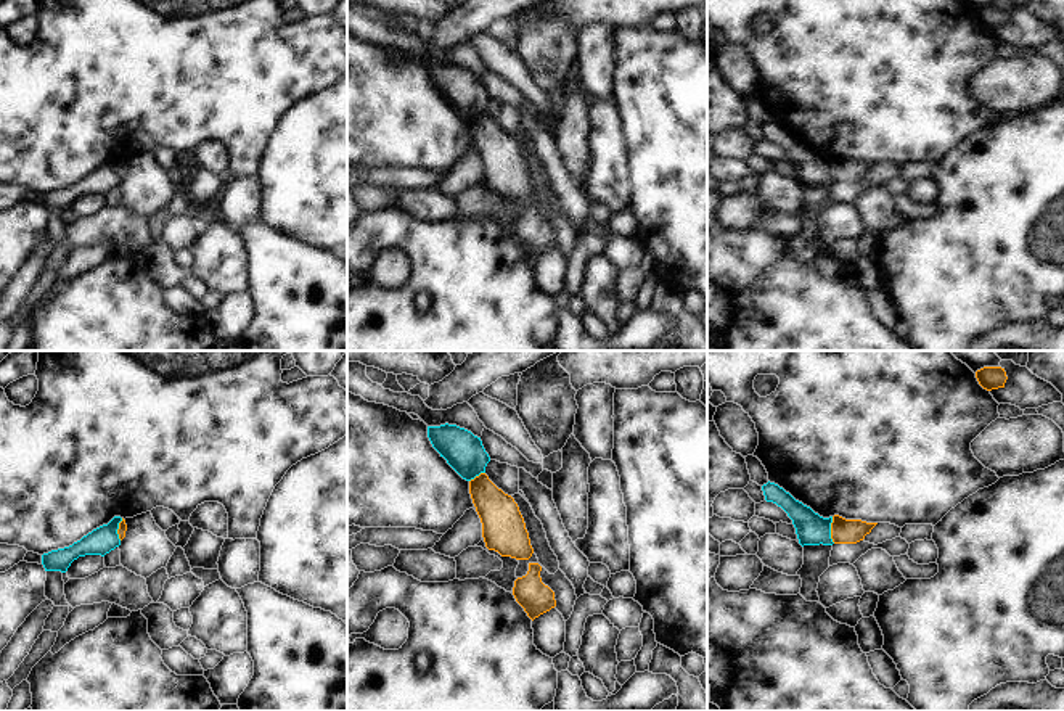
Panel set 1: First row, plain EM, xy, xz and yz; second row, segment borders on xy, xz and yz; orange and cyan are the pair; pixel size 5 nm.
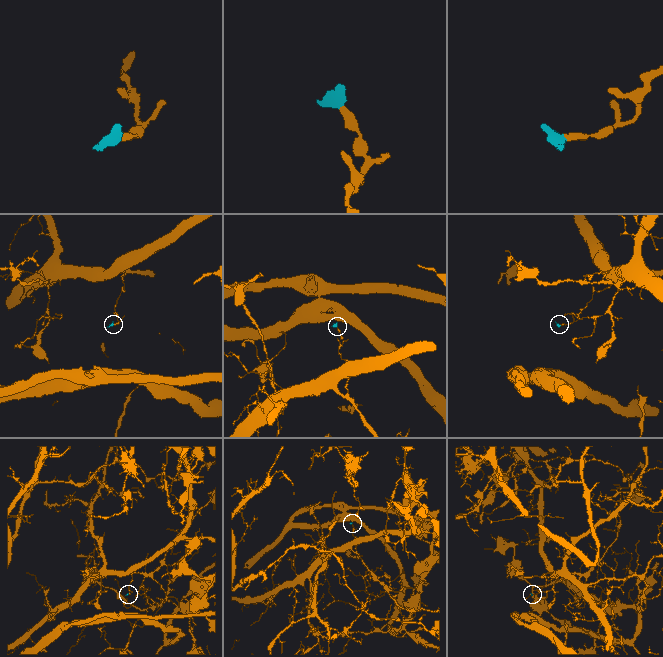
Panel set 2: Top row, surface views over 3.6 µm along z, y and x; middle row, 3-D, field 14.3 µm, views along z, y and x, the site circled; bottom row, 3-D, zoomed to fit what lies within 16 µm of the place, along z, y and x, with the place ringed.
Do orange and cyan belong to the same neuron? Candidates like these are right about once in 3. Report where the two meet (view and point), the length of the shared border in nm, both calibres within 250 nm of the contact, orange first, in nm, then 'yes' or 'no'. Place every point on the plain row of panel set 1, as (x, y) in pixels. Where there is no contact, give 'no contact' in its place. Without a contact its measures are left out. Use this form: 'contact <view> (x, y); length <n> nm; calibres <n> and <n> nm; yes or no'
contact yz (831, 169); length 140 nm; calibres 130 and 160 nm; no

